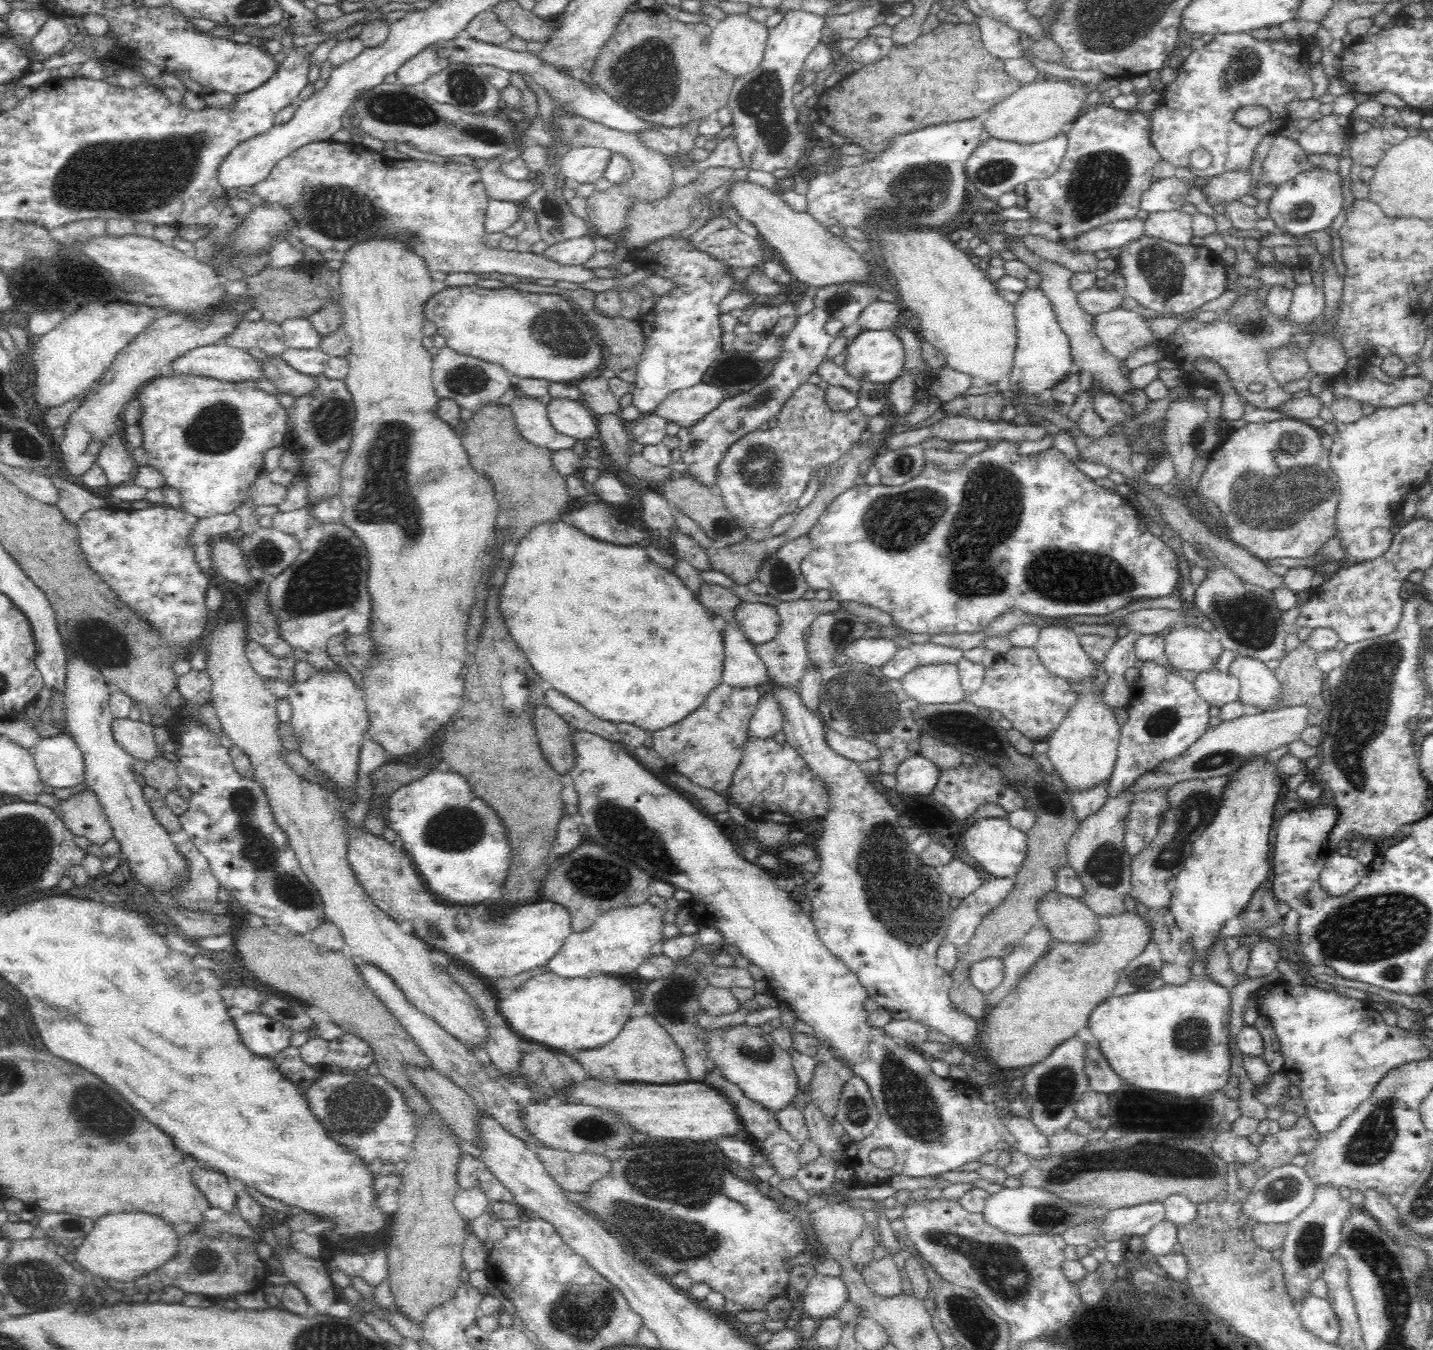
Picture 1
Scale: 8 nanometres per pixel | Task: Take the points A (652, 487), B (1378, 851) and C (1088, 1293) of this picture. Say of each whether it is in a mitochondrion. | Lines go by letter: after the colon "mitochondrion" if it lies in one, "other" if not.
A: other
B: other
C: other

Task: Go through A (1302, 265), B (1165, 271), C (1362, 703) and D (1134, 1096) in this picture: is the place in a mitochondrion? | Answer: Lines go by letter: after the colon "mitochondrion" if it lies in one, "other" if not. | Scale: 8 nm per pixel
A: other
B: mitochondrion
C: mitochondrion
D: other

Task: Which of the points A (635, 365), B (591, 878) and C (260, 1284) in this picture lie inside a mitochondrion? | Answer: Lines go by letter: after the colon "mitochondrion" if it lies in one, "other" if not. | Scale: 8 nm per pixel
A: other
B: mitochondrion
C: other

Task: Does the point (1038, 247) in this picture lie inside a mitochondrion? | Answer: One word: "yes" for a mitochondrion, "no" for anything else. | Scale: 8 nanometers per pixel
no

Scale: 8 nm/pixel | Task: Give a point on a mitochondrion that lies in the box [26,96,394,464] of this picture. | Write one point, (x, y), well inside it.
(122, 178)

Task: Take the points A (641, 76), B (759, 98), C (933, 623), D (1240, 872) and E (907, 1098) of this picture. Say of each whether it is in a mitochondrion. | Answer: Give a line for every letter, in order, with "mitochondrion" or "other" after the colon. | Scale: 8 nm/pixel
A: mitochondrion
B: mitochondrion
C: other
D: other
E: mitochondrion

